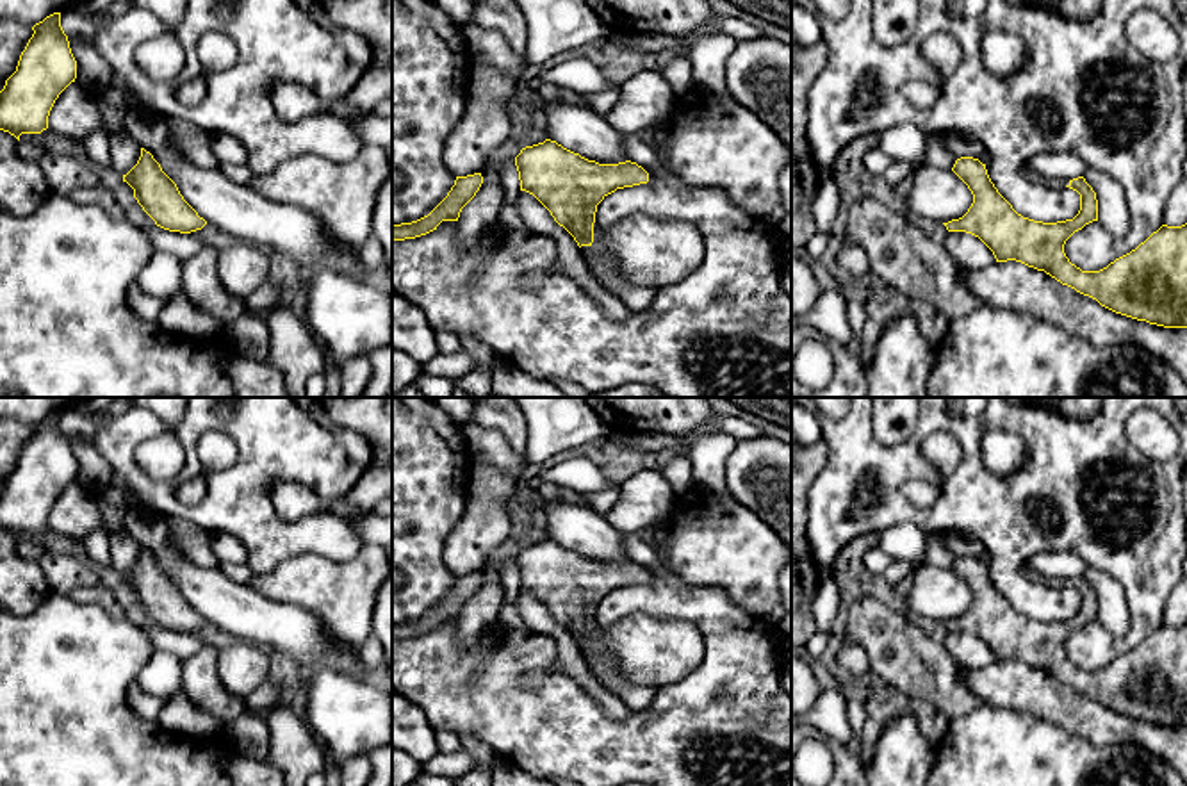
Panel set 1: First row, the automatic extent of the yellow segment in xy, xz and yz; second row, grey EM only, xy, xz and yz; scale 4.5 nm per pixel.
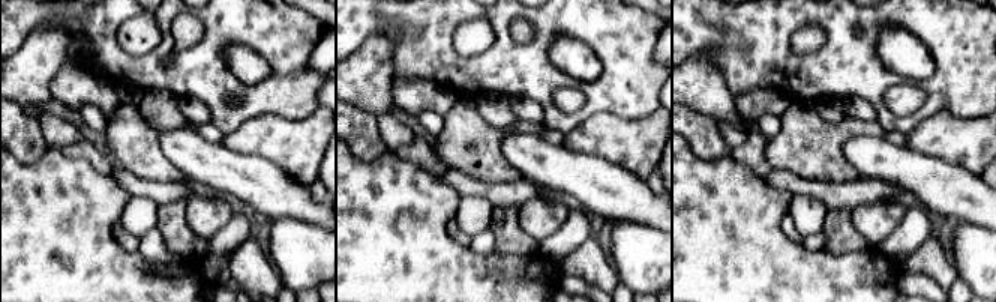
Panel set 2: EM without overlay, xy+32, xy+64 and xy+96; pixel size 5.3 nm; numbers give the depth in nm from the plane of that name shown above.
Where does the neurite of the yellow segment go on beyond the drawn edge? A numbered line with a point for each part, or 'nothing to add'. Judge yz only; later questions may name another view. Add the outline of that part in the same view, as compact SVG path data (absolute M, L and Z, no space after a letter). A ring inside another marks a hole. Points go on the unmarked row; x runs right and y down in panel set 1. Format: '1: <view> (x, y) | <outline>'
nothing to add

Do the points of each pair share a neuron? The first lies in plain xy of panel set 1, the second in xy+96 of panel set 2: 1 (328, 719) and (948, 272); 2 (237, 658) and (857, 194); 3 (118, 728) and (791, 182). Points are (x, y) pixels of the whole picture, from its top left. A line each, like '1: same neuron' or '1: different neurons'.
1: different neurons
2: different neurons
3: different neurons

